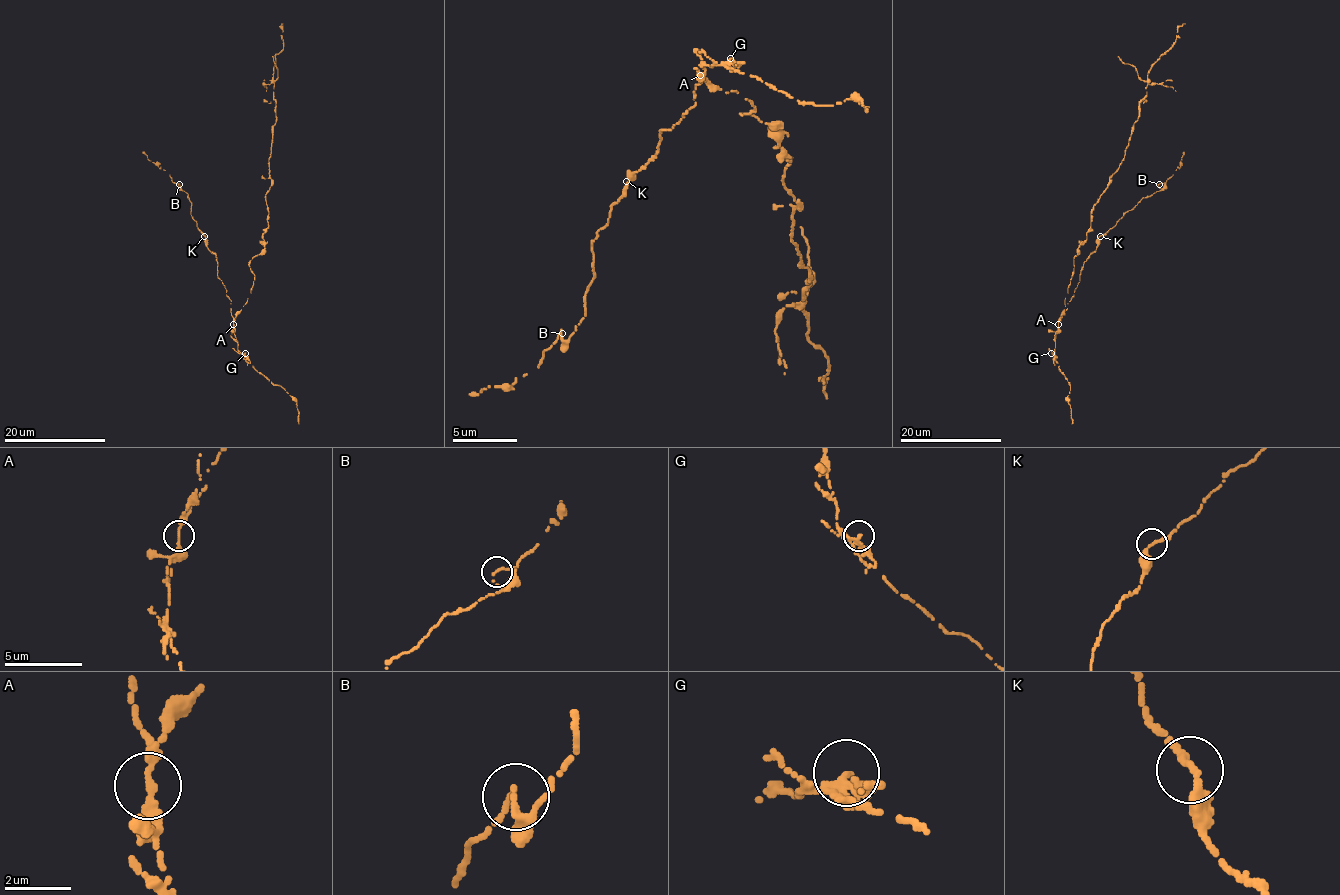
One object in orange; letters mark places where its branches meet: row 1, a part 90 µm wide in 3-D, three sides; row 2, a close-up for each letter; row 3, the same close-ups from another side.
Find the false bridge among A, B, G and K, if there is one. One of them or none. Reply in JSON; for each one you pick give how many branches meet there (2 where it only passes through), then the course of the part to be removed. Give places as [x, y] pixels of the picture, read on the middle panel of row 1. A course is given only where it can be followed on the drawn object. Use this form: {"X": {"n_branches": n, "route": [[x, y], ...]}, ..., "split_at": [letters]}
{"A": {"n_branches": 2, "route": [[701, 74], [746, 100], [740, 116], [782, 129], [827, 398]]}, "split_at": ["A"]}

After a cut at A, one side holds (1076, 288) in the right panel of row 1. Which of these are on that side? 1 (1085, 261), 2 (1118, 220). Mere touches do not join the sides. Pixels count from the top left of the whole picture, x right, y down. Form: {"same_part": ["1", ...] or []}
{"same_part": ["1", "2"]}

